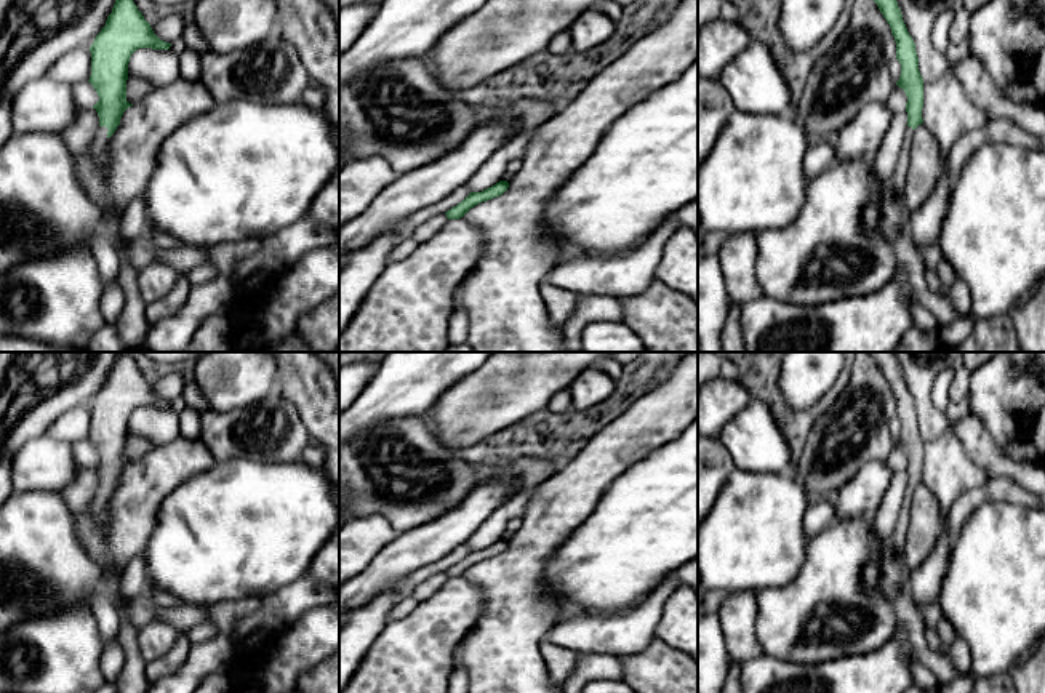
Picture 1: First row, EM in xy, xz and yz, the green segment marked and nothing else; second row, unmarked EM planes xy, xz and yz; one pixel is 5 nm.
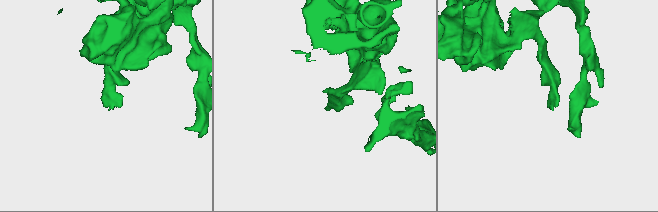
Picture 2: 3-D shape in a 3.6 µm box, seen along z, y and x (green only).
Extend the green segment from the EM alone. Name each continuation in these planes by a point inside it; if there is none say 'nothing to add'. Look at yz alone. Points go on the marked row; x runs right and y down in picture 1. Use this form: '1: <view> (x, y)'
1: yz (898, 180)

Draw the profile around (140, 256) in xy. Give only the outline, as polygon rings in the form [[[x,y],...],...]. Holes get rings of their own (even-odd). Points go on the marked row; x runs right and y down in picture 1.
[[[141,242],[130,251],[130,262],[138,272],[141,272],[144,267],[155,262],[155,254]]]

